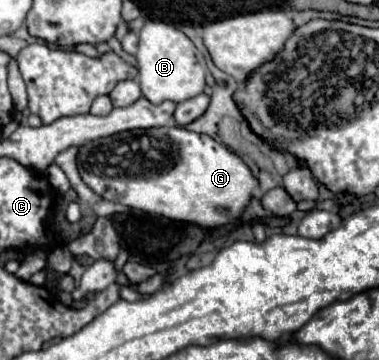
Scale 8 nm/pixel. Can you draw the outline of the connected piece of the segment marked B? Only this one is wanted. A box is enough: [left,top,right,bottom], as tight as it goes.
[138,21,206,103]

